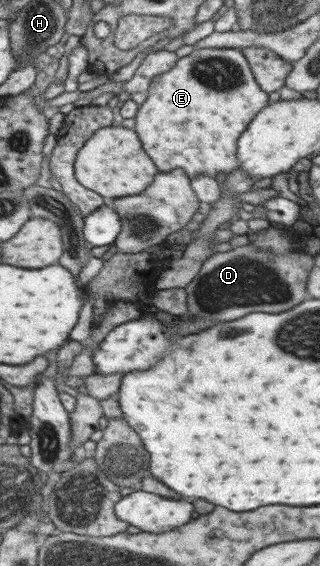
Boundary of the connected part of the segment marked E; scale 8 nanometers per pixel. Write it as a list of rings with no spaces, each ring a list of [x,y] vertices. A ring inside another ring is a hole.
[[[198,48],[177,58],[170,70],[152,77],[147,97],[137,108],[133,131],[140,132],[140,140],[144,140],[144,152],[156,160],[156,168],[162,172],[182,168],[191,181],[202,174],[214,178],[218,173],[228,174],[238,169],[236,140],[266,104],[266,92],[254,82],[247,59],[239,49]]]

